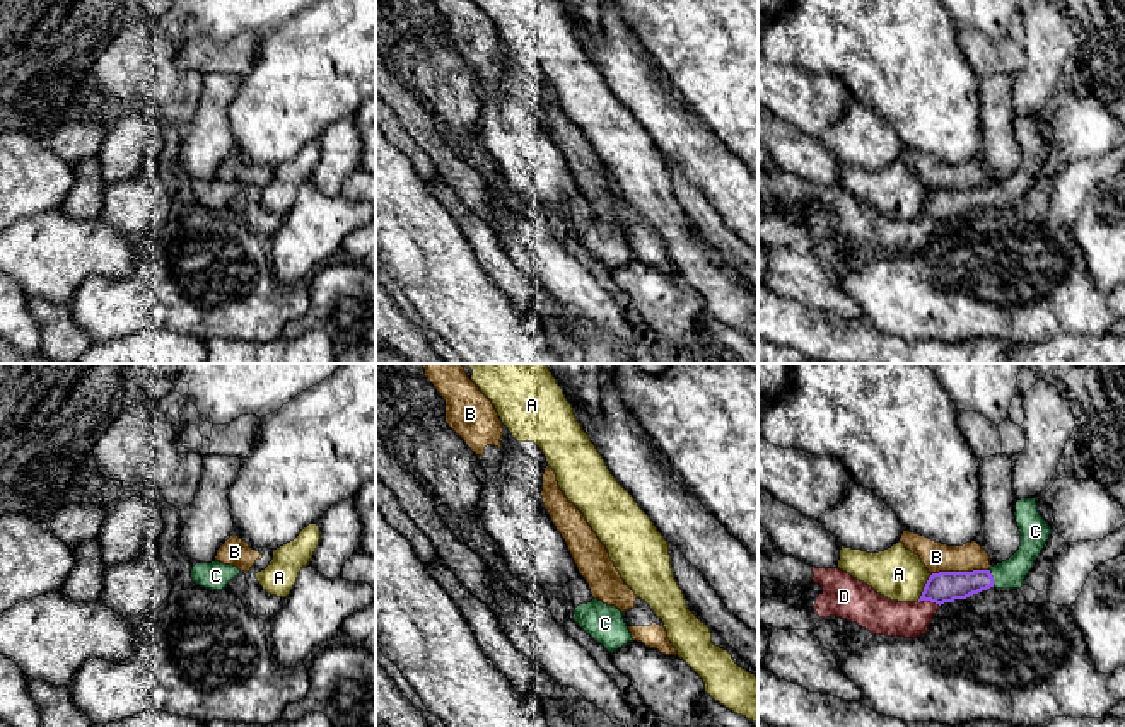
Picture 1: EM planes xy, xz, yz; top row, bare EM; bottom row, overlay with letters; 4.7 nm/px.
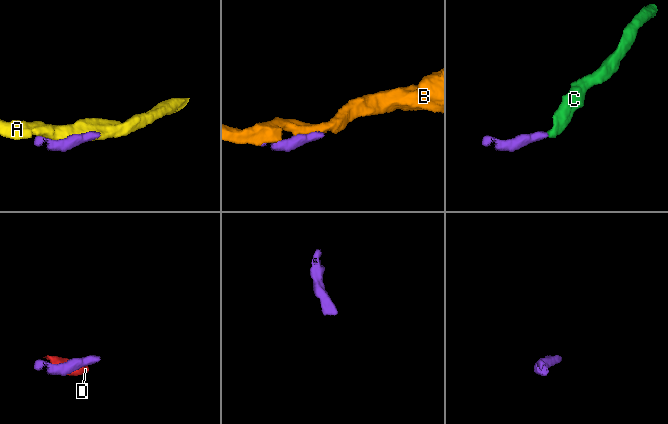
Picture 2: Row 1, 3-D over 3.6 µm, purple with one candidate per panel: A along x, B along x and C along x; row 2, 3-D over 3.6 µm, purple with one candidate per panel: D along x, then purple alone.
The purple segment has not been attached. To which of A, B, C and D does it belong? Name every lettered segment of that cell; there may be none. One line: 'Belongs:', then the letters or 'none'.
Belongs: C

